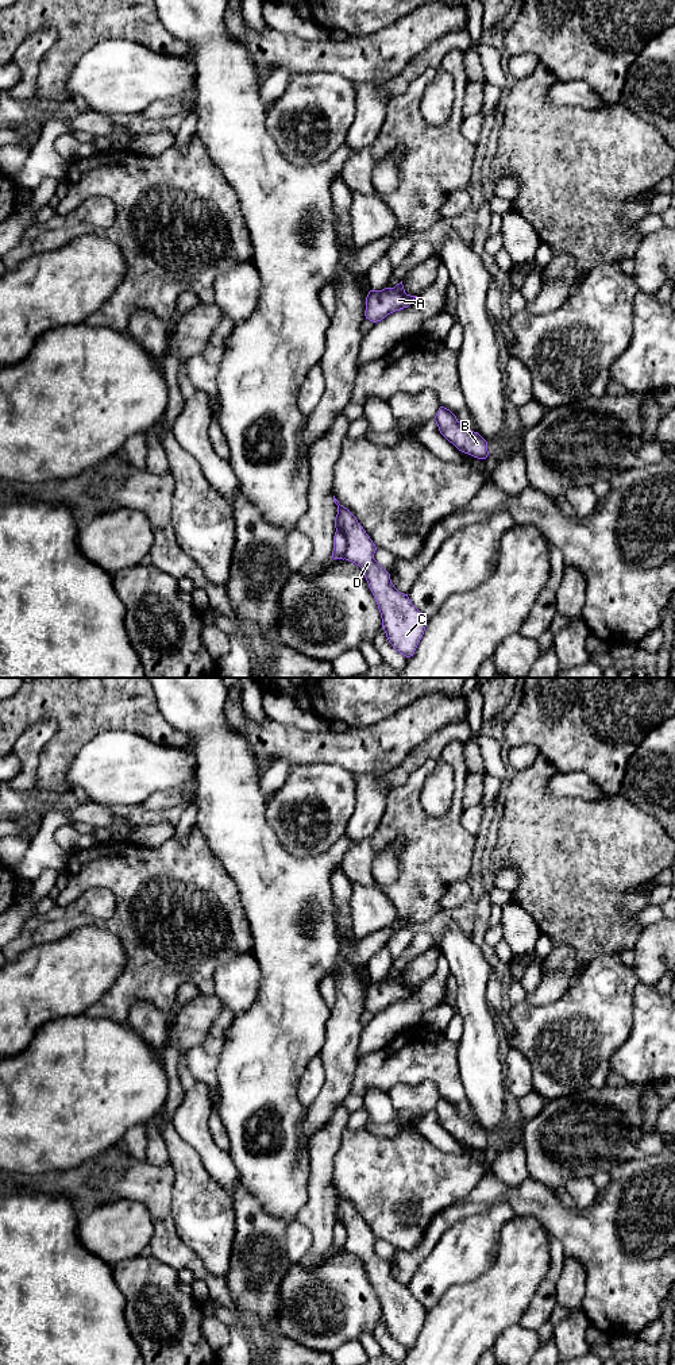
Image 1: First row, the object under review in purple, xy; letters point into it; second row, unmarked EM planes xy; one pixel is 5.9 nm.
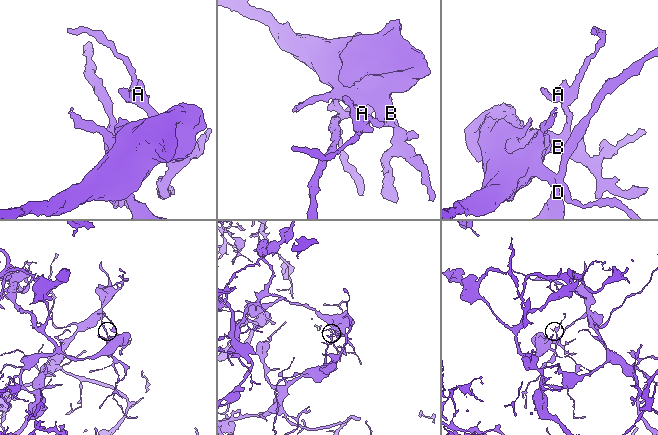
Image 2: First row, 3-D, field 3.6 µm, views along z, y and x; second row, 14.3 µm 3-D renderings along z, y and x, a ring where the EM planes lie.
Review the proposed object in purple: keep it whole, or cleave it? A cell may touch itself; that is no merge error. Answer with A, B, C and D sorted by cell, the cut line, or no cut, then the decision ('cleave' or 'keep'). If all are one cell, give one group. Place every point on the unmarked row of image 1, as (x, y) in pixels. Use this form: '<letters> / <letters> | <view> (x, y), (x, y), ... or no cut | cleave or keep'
A B / C D | xy (338, 1219), (346, 1230), (346, 1245), (343, 1249) | cleave

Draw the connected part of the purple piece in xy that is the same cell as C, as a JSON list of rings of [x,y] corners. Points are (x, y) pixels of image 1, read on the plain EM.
[[[335,1187],[333,1194],[338,1196],[335,1219],[347,1230],[344,1250],[363,1261],[389,1334],[404,1347],[413,1347],[428,1310],[412,1295],[408,1285],[394,1279],[390,1265],[374,1250],[377,1238],[356,1208],[340,1196]]]

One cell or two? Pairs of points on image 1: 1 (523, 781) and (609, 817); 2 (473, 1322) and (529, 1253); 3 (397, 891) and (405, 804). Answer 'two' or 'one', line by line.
1: one
2: one
3: one

